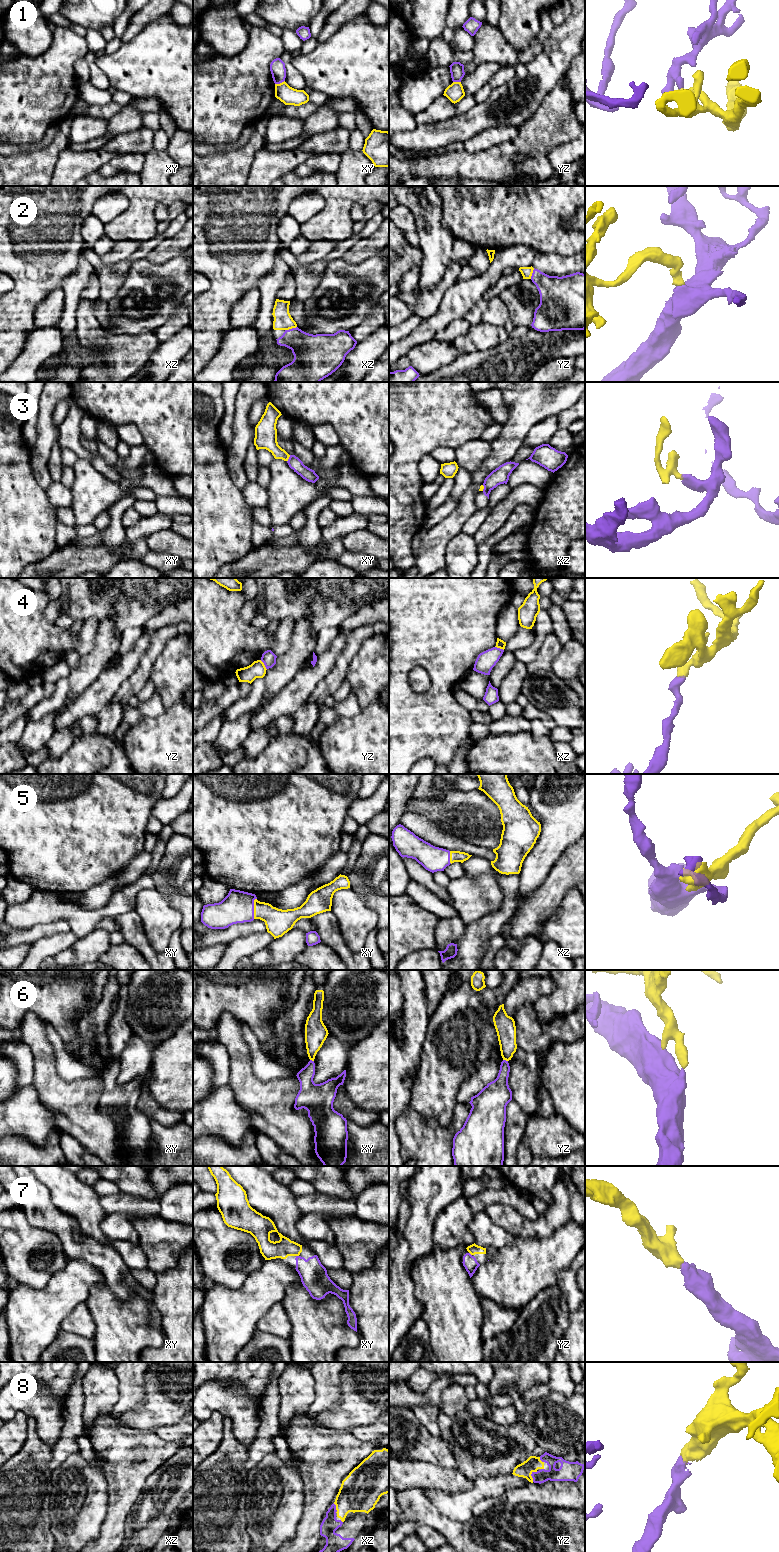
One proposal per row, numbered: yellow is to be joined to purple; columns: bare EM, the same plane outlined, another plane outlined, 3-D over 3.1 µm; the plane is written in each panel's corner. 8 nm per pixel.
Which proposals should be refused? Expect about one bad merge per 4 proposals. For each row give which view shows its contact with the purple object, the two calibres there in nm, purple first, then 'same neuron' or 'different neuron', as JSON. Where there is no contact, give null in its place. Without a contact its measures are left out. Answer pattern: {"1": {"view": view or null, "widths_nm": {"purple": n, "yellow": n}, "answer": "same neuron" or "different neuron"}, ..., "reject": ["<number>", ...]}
{"1": {"view": "xy", "widths_nm": {"purple": 130, "yellow": 140}, "answer": "different neuron"}, "2": {"view": "xz", "widths_nm": {"purple": 280, "yellow": 140}, "answer": "same neuron"}, "3": {"view": "xy", "widths_nm": {"purple": 100, "yellow": 180}, "answer": "same neuron"}, "4": {"view": "yz", "widths_nm": {"purple": 110, "yellow": 140}, "answer": "different neuron"}, "5": {"view": "xy", "widths_nm": {"purple": 260, "yellow": 200}, "answer": "same neuron"}, "6": {"view": "yz", "widths_nm": {"purple": 180, "yellow": 160}, "answer": "different neuron"}, "7": {"view": "xy", "widths_nm": {"purple": 220, "yellow": 150}, "answer": "same neuron"}, "8": {"view": "yz", "widths_nm": {"purple": 110, "yellow": 120}, "answer": "same neuron"}, "reject": ["1", "4", "6"]}

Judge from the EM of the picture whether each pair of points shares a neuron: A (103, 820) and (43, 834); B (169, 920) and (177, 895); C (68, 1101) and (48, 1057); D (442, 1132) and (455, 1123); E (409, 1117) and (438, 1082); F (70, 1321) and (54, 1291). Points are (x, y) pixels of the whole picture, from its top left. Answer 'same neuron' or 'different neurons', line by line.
A: same neuron
B: different neurons
C: same neuron
D: same neuron
E: different neurons
F: different neurons

